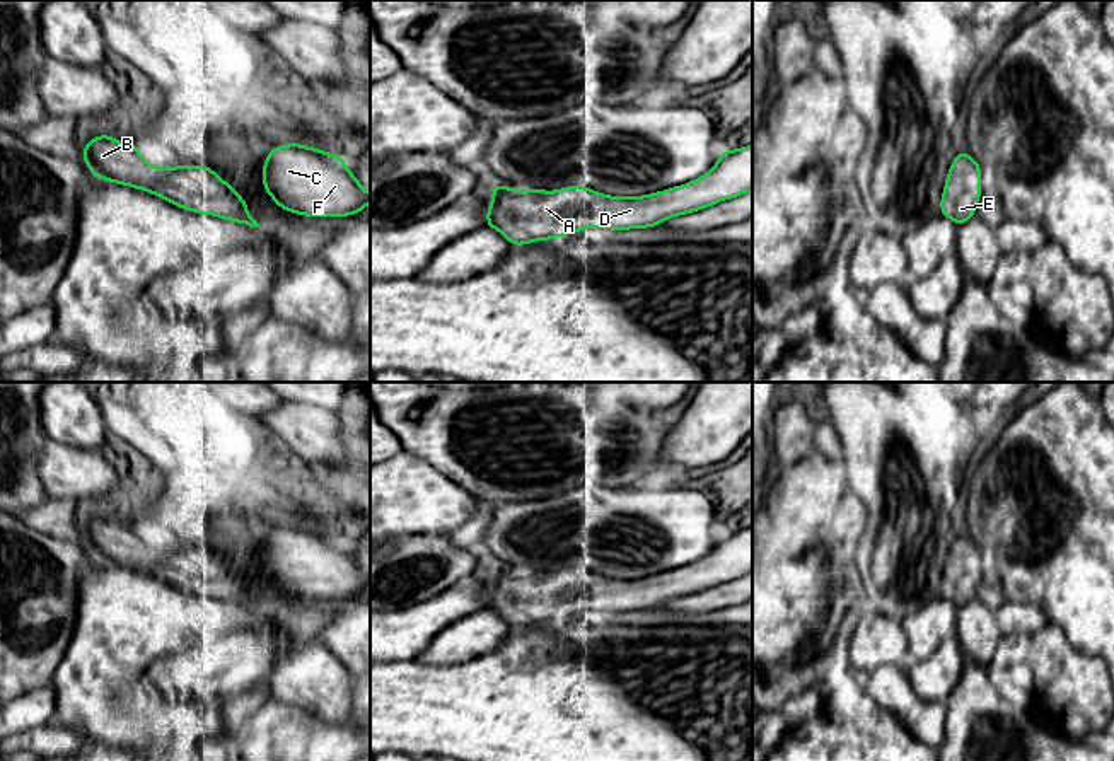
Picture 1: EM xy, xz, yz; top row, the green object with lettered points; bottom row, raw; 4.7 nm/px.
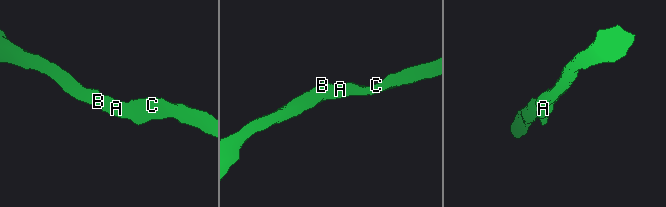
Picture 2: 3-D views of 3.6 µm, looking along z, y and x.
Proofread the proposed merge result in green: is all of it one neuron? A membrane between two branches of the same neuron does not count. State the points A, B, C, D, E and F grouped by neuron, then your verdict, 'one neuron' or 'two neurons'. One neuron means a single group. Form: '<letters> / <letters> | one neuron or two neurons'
A B C D E F | one neuron

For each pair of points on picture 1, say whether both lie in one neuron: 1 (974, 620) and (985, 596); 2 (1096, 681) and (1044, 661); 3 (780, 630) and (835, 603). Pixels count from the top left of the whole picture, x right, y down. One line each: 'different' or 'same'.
1: different
2: same
3: same

